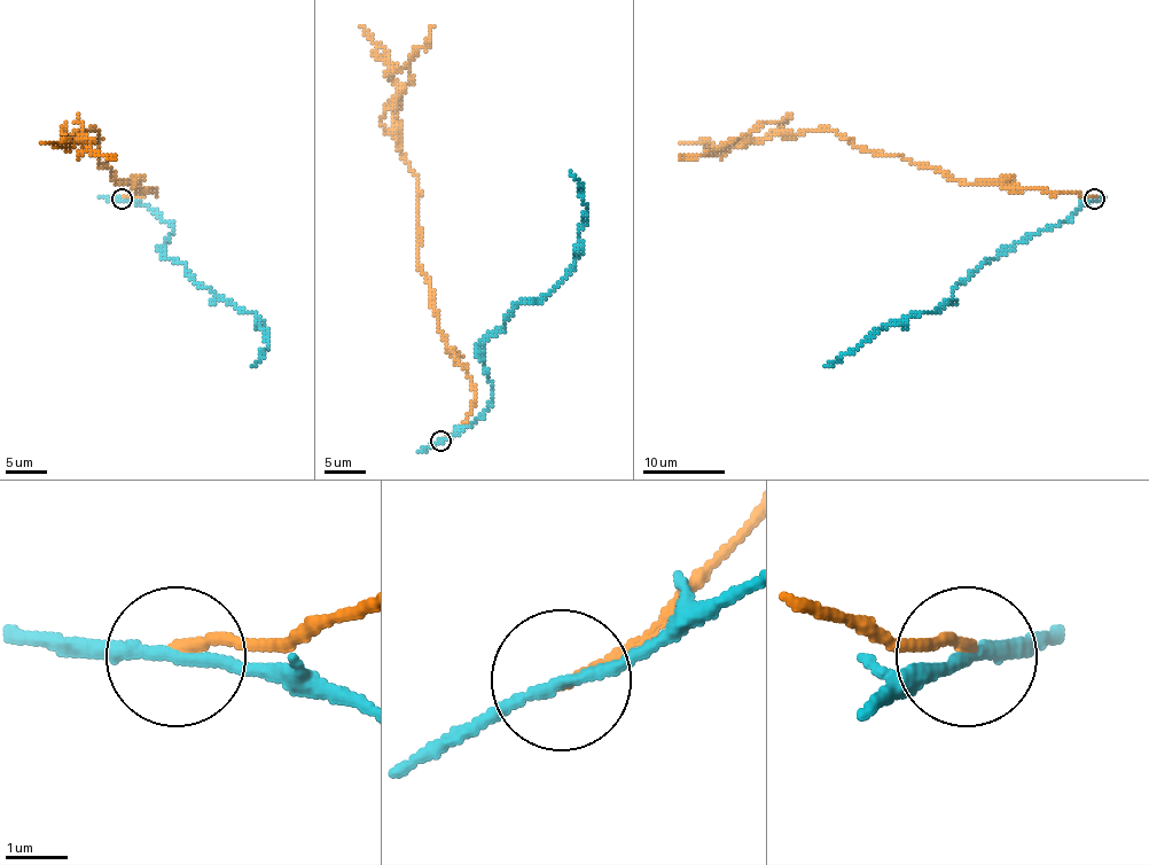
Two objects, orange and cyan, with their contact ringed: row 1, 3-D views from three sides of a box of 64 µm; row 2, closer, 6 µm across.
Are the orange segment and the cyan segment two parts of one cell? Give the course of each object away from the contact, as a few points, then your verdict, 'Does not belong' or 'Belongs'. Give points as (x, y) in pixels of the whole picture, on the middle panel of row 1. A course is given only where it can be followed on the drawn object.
Course of orange: (442, 439), (470, 413), (475, 388), (416, 260), (416, 180), (396, 110), (434, 25). Course of cyan: (442, 439), (468, 427), (491, 403), (483, 341), (517, 304), (550, 291), (577, 255), (586, 204), (571, 172). Does not belong

